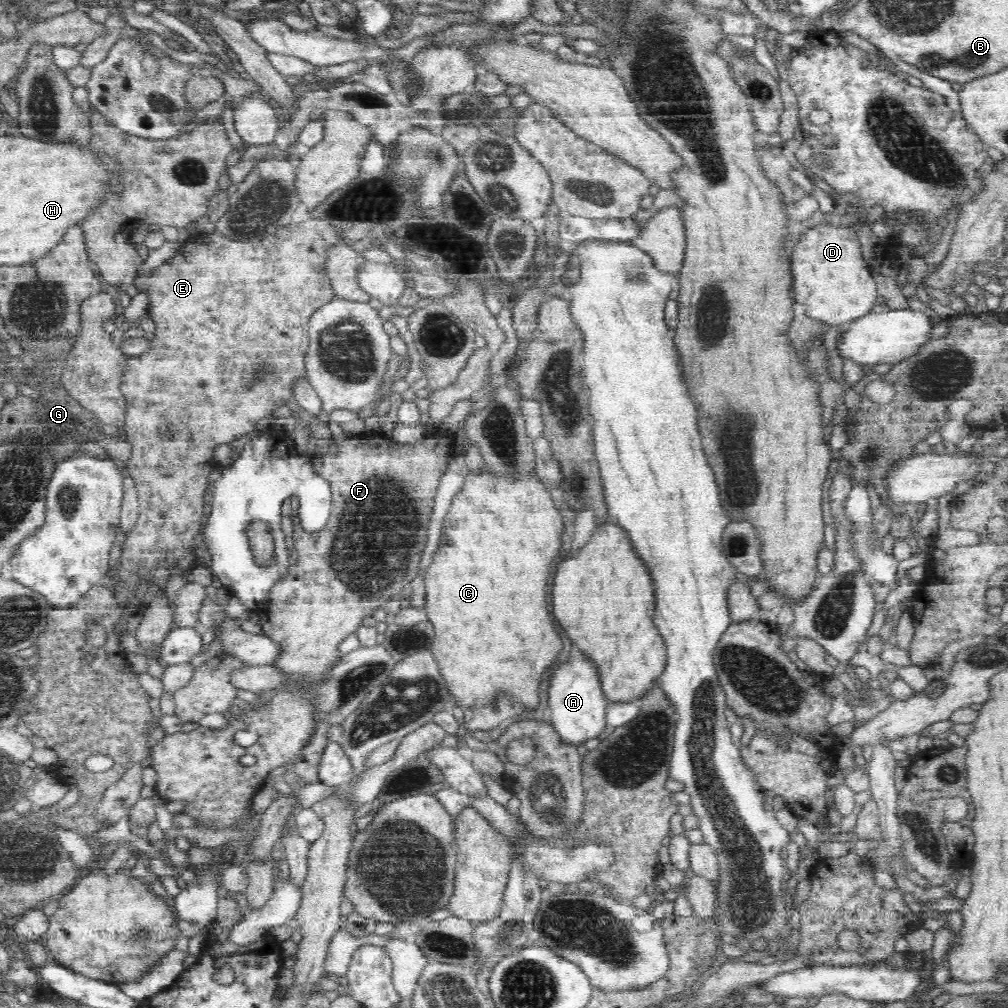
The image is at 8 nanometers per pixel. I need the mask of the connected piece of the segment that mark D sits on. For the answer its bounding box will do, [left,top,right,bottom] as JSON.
[792,221,881,327]

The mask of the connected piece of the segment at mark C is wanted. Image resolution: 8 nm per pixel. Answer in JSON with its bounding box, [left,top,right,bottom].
[424,470,566,708]

